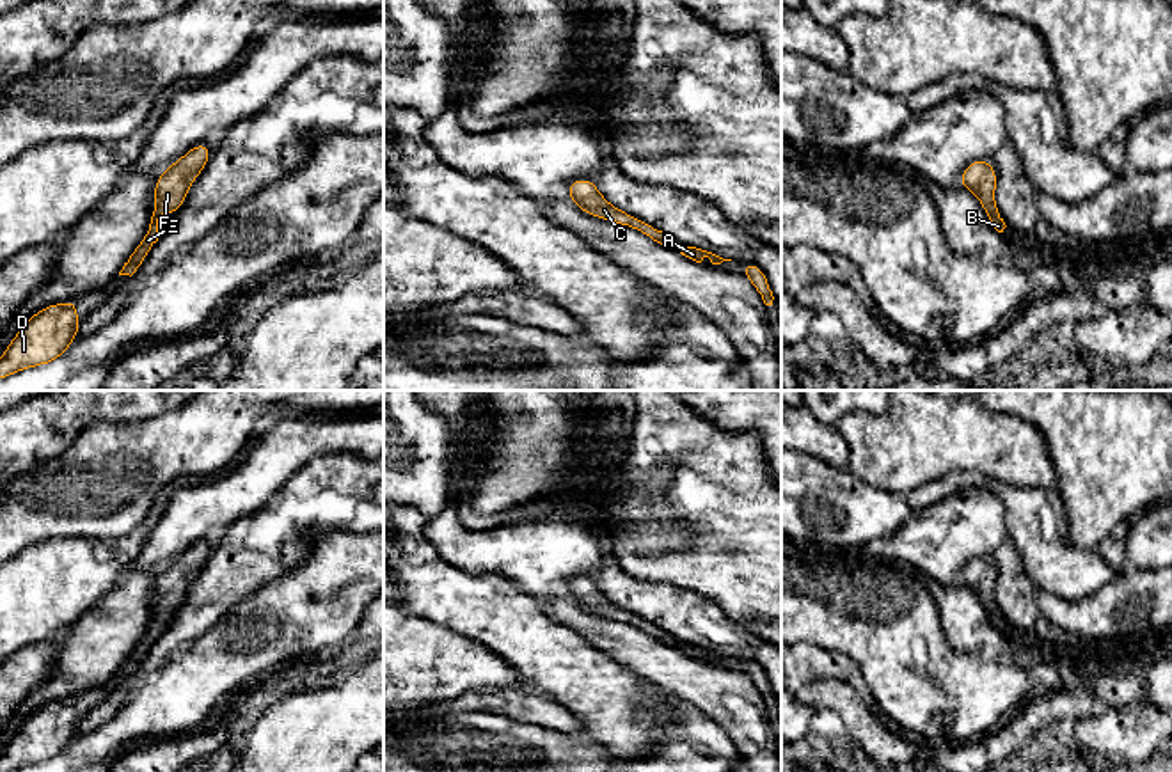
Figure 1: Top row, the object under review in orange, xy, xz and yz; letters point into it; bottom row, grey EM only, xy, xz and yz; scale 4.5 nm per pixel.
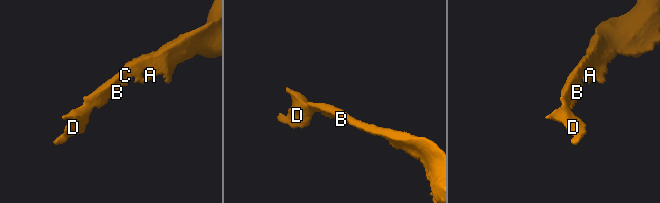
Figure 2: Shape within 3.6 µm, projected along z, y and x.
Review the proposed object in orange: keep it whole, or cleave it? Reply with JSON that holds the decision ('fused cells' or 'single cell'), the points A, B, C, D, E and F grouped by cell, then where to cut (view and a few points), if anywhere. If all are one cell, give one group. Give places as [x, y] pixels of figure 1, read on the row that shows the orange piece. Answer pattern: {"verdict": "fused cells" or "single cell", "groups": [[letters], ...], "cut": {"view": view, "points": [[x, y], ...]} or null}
{"verdict": "single cell", "groups": [["A", "B", "C", "D", "E", "F"]], "cut": null}

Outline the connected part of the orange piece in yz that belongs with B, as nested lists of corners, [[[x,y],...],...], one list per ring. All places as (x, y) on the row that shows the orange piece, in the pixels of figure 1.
[[[991,160],[971,161],[961,174],[959,185],[966,190],[971,190],[978,197],[991,225],[998,232],[1003,232],[1007,225],[994,202],[996,172],[991,165]]]

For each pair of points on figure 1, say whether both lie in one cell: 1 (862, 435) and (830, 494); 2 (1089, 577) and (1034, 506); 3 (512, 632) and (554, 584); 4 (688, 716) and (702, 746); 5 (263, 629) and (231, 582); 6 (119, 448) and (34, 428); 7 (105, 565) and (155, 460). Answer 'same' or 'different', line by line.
1: different
2: same
3: different
4: same
5: different
6: different
7: different

